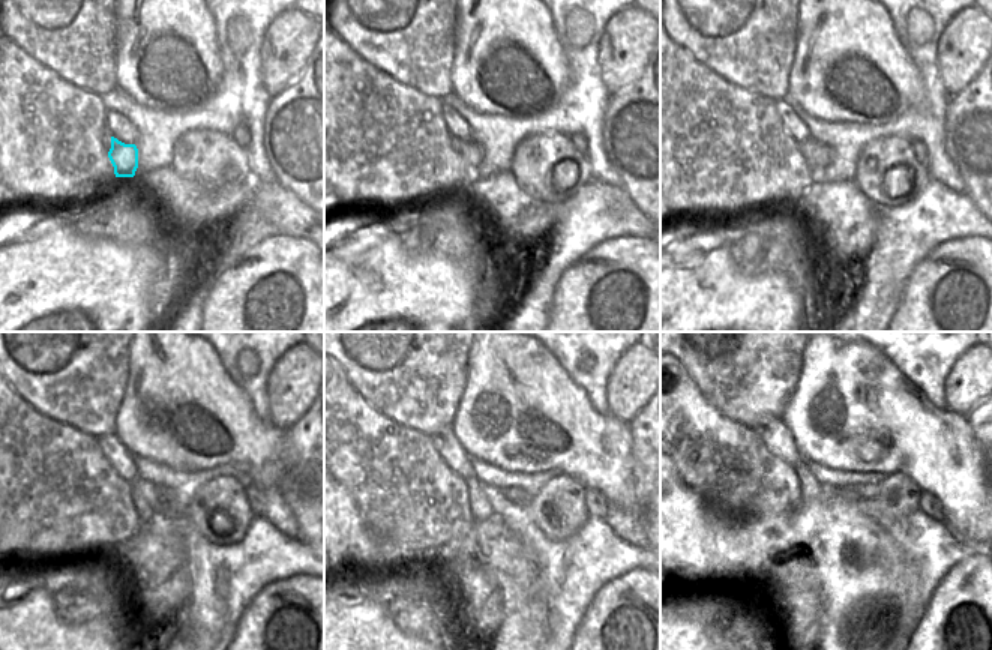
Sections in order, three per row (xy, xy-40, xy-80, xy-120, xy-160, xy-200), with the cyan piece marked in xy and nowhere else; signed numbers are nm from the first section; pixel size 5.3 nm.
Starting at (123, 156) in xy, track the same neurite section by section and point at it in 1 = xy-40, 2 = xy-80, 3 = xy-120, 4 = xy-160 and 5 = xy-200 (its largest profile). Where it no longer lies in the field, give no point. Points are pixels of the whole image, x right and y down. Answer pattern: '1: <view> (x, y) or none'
1: xy-40 (470, 153)
2: xy-80 (817, 155)
3: xy-120 (161, 500)
4: xy-160 (500, 500)
5: xy-200 (865, 491)

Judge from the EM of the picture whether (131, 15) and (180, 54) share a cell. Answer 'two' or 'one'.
one

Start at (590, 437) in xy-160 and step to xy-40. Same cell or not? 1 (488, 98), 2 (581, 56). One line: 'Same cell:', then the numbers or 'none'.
Same cell: 1

